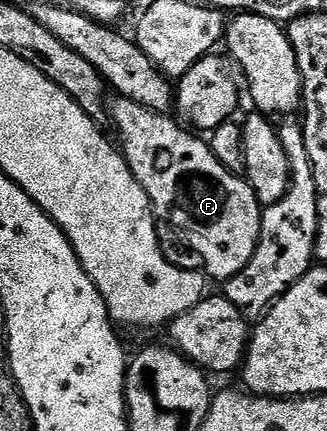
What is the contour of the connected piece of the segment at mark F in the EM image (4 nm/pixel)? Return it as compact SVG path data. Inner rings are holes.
M114 98L109 101L108 116L114 119L117 143L126 157L126 165L144 194L148 194L155 217L159 221L167 220L190 243L191 250L202 259L201 271L211 281L225 282L240 274L240 270L252 262L252 254L256 254L262 221L263 207L249 182L226 169L214 156L209 143L179 123L173 115L153 112L125 98Z

